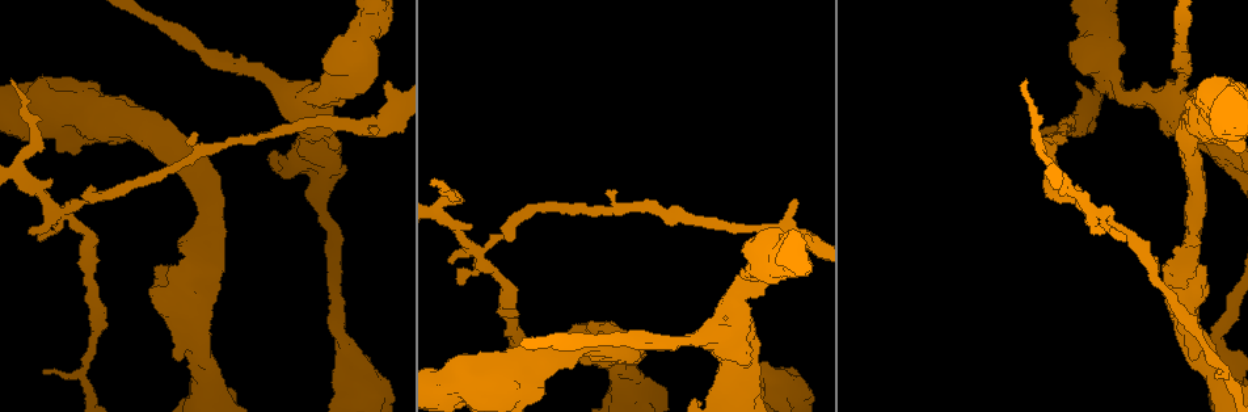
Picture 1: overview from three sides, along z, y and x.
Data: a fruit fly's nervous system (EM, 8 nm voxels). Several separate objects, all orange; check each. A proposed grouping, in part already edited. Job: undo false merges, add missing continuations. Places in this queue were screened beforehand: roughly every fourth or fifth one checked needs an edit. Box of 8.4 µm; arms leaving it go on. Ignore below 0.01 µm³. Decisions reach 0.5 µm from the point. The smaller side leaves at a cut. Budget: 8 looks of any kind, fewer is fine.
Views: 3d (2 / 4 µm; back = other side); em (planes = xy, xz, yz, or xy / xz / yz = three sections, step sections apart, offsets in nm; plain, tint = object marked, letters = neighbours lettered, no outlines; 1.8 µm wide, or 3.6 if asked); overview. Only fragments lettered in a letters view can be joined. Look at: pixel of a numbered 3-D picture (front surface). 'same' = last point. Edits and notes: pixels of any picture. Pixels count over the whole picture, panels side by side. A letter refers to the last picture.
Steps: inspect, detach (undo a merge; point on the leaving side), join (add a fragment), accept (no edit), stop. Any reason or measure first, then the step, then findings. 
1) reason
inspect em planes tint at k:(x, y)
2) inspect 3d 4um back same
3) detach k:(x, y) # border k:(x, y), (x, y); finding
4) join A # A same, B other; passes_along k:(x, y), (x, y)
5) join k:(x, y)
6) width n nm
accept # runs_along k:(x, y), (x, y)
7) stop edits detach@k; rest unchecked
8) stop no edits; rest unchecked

inspect em 3.6um xz step 16 tint at 1:(1171, 99)

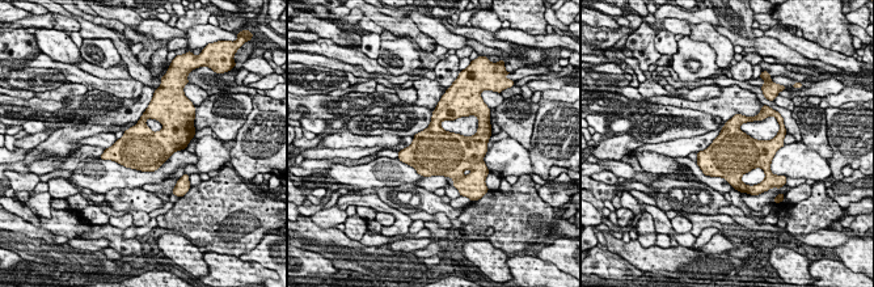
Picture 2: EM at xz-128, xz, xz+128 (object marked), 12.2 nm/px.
inspect em 3.6um xz step 16 letters same

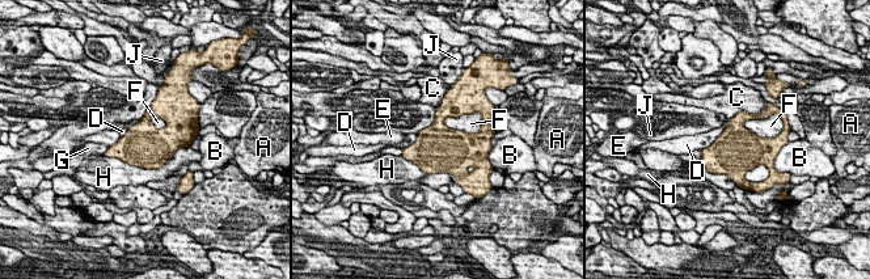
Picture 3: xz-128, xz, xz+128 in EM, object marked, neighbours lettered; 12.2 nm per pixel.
width 500 nm
accept # A other, B other, C other, D other, E other, F other, G other, H other, J other; border 3:(726, 125), (723, 131), (701, 151); continuous, no second neuron

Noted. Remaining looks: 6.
thick turns thin
inspect 3d 4um at 1:(1085, 112)

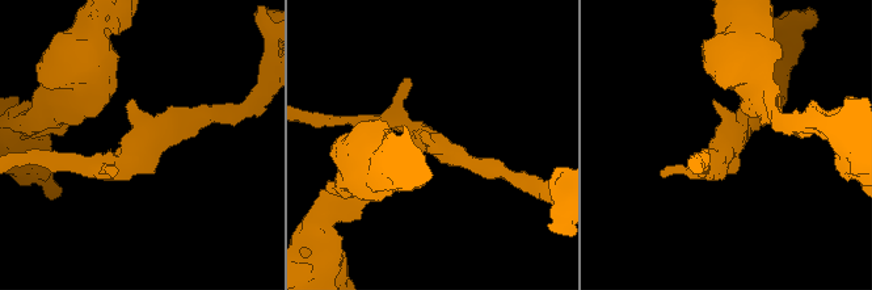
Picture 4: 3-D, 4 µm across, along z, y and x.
inspect em planes letters at 4:(723, 142)

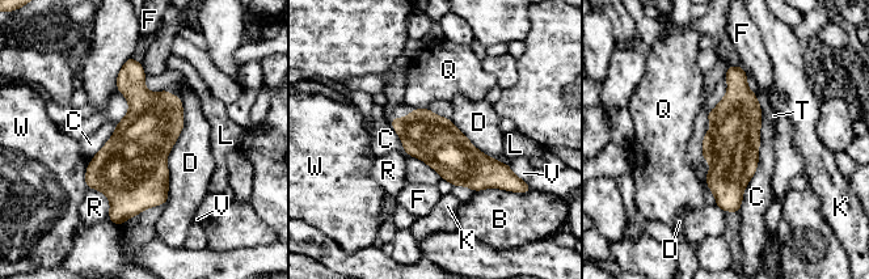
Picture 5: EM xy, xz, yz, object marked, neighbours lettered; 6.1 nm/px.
accept # B other, C other, D other, F other, K other, L other, Q other, R other, T other, V other, W other; border 5:(743, 68), (760, 144), (738, 211); one neuron here

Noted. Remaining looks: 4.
sudden change in width
inspect em 3.6um xz step 16 tint at 1:(1107, 25)

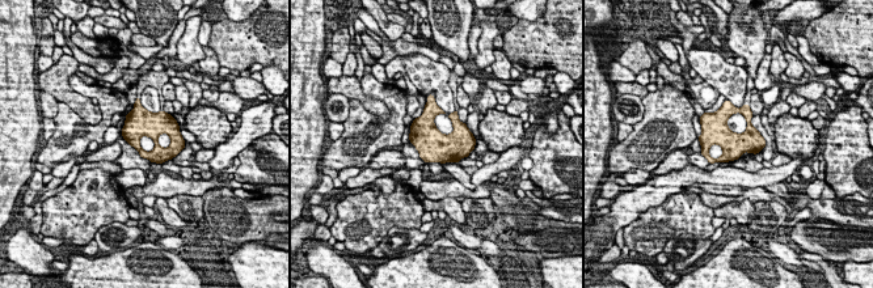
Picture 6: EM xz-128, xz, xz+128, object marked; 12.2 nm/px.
another direction
inspect em 3.6um planes letters same

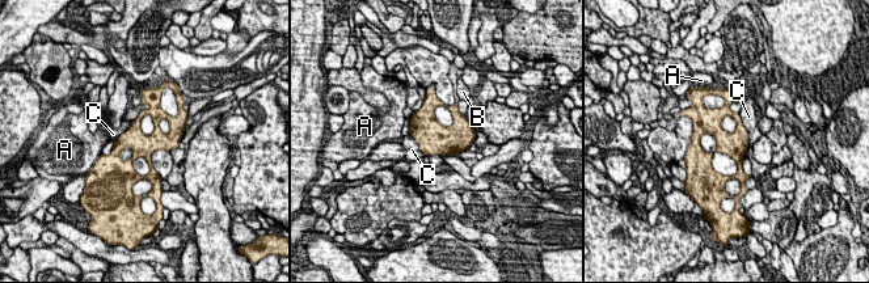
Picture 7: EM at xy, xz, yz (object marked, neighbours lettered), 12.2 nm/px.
accept # A other, B other, C other; border 7:(409, 134), (425, 153), (442, 156); continuous, no second neuron

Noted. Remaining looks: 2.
stop no edits; rest unchecked

